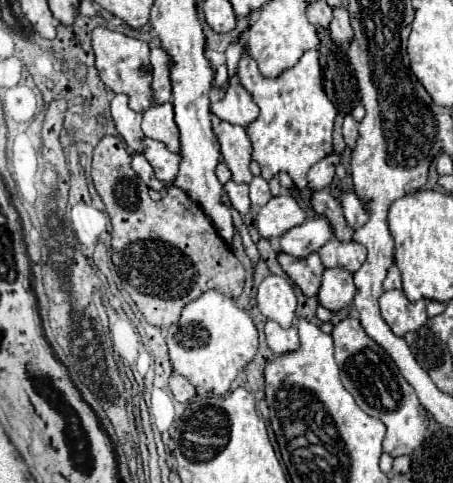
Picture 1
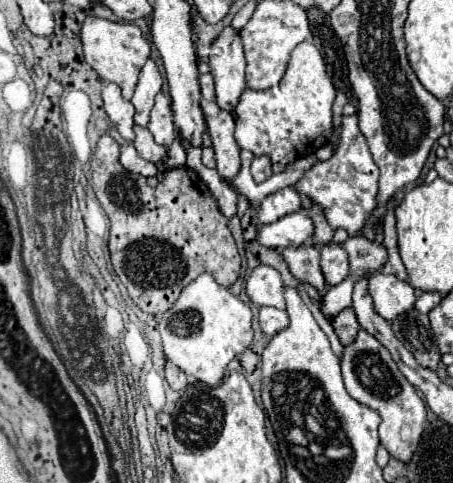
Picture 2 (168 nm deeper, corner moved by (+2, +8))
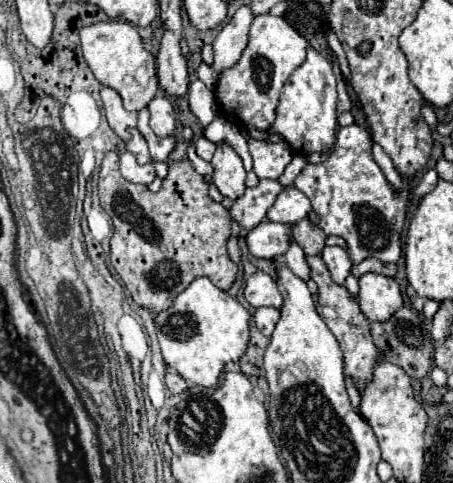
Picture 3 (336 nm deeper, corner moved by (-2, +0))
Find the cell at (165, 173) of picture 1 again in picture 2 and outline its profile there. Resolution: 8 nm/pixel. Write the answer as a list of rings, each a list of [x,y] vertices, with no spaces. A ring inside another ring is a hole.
[[[135,126],[135,134],[137,134],[137,138],[133,140],[133,144],[135,144],[139,156],[143,156],[145,160],[149,160],[149,162],[153,162],[153,164],[159,164],[159,162],[167,156],[169,150],[167,150],[165,146],[159,146],[159,144],[153,140],[153,134],[151,134],[147,128]]]

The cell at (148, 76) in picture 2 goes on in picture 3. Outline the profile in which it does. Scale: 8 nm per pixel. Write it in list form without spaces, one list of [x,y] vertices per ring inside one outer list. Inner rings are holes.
[[[147,108],[139,110],[139,124],[137,124],[139,132],[143,134],[143,138],[149,144],[149,152],[151,152],[151,160],[153,162],[167,162],[169,154],[175,150],[175,140],[167,140],[167,138],[159,138],[151,132],[149,124],[147,124]]]

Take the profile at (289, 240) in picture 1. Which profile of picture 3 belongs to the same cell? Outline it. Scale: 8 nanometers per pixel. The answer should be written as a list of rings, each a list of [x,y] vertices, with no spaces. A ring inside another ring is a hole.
[[[263,220],[259,226],[247,232],[247,248],[255,258],[275,258],[287,252],[287,236],[291,236],[291,226]]]

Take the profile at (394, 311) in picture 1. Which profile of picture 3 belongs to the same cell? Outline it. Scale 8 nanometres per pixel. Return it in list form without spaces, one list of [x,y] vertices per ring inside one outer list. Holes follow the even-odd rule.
[[[363,274],[359,278],[357,298],[361,312],[375,322],[389,320],[403,306],[397,282],[379,274]]]

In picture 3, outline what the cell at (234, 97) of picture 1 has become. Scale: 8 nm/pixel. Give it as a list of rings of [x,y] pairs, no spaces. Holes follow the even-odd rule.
[[[241,6],[235,12],[235,16],[217,34],[217,38],[213,42],[213,50],[215,50],[213,68],[217,72],[221,72],[223,68],[231,68],[231,64],[235,64],[235,60],[239,60],[243,48],[247,46],[247,32],[249,32],[251,20],[253,20],[251,8]]]

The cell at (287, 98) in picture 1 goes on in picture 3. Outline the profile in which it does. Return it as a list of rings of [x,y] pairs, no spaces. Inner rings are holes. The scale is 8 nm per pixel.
[[[307,48],[307,60],[291,74],[291,78],[283,86],[281,100],[277,106],[277,120],[271,130],[281,134],[289,142],[293,152],[299,156],[309,156],[313,152],[329,152],[335,142],[337,128],[335,106],[337,90],[331,62],[317,50]]]

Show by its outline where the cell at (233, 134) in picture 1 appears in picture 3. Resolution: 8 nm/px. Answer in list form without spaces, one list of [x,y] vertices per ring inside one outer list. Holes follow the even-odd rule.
[[[225,142],[217,144],[217,152],[211,160],[213,184],[219,192],[231,200],[237,200],[245,192],[245,168],[239,154]]]

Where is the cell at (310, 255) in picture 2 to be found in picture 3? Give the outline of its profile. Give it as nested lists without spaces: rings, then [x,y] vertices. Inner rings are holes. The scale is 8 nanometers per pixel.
[[[307,256],[307,262],[311,266],[311,278],[317,282],[317,288],[319,288],[317,314],[323,318],[323,322],[327,324],[327,328],[331,330],[331,334],[335,336],[335,340],[341,346],[341,352],[345,356],[345,376],[351,376],[353,382],[357,384],[359,392],[363,392],[361,388],[365,388],[371,382],[373,368],[379,362],[377,346],[373,344],[371,334],[369,334],[369,320],[359,312],[359,304],[349,294],[349,290],[331,280],[331,274],[329,274],[325,262],[321,260],[321,256]]]

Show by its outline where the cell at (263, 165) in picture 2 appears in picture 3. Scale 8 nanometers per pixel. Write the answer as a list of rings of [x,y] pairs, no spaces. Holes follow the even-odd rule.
[[[249,138],[249,152],[253,156],[253,170],[261,180],[277,180],[293,158],[293,150],[287,142],[273,144]]]

